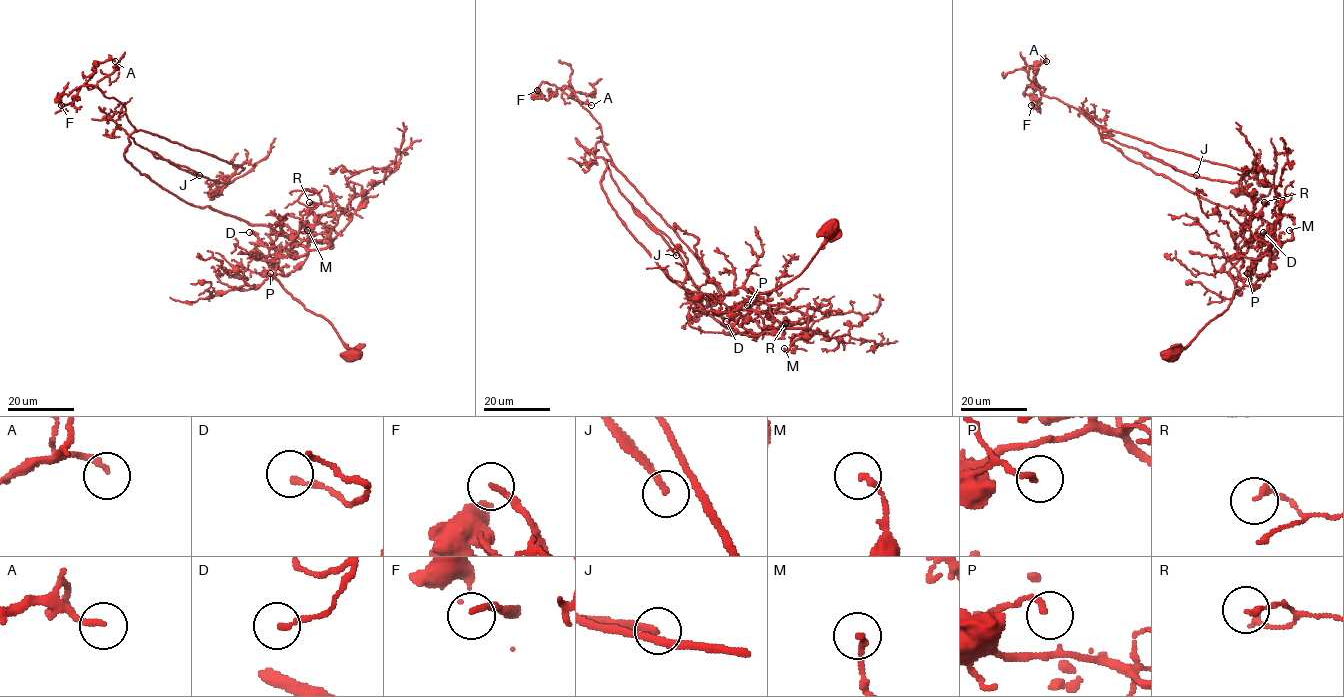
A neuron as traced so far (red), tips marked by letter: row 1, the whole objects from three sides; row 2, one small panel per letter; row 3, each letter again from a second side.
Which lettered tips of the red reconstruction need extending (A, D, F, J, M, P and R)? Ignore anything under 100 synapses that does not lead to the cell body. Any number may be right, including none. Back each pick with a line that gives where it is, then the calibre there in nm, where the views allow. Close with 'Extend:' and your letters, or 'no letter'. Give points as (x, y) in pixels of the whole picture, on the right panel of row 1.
J: (1196, 175) | 110 nm
Extend: J

